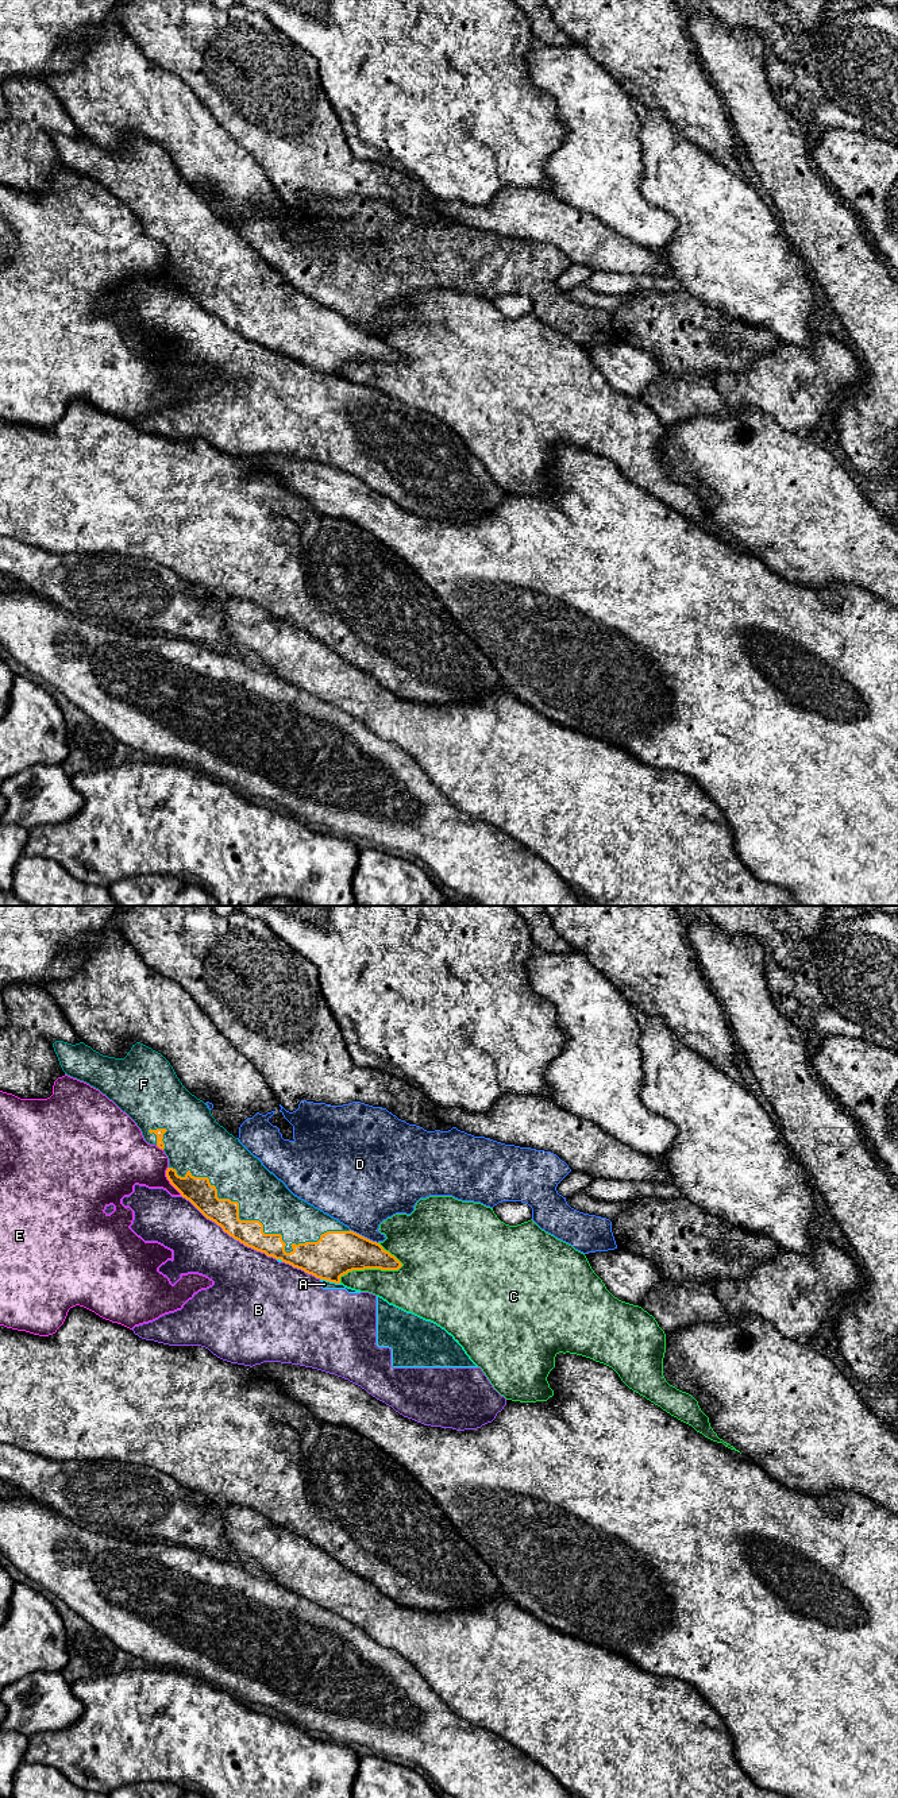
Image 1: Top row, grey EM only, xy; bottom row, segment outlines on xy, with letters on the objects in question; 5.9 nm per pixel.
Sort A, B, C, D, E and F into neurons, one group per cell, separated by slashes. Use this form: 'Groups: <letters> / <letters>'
Groups: A B / C / D / E / F

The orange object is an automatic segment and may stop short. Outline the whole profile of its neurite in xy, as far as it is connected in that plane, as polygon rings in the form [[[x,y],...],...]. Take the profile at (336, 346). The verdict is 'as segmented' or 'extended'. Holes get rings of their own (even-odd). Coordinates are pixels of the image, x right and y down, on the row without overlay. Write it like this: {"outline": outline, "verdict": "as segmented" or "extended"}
{"outline": [[[55,134],[53,140],[65,167],[99,182],[136,216],[147,236],[165,244],[170,277],[234,332],[335,377],[352,363],[398,363],[402,359],[379,336],[294,289],[216,215],[208,198],[182,178],[161,146],[140,135],[132,138],[124,151],[103,148],[84,135]]], "verdict": "extended"}

